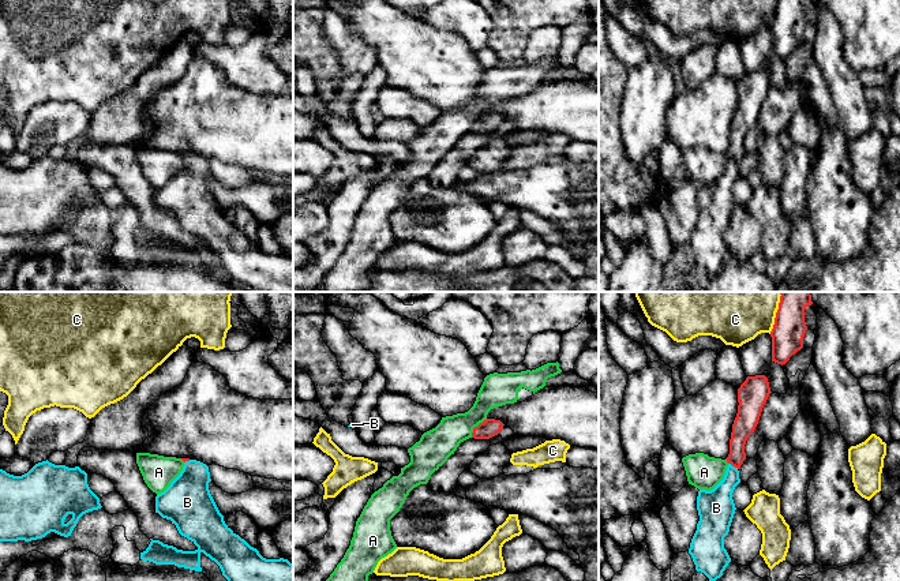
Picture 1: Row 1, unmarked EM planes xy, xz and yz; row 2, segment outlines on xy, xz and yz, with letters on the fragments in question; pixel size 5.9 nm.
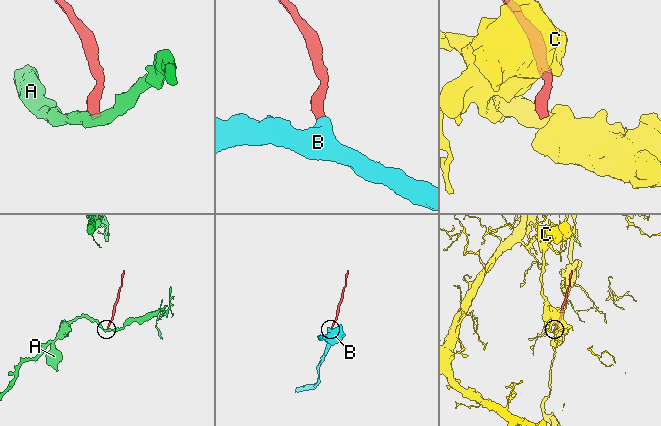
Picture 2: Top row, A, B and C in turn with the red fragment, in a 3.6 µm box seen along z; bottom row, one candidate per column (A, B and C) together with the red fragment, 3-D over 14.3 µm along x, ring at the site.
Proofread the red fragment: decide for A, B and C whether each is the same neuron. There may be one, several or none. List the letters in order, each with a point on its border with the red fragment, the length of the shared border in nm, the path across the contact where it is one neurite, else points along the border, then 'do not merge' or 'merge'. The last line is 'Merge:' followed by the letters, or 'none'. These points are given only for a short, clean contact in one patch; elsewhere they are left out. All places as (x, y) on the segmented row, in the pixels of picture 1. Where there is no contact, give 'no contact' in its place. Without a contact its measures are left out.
A: contact xz (477, 426); length 150 nm; border xz (487, 419), (473, 428), (471, 437); do not merge
B: contact yz (734, 465); length 70 nm; way yz (743, 426), (737, 442), (734, 465), (731, 480), (717, 503); merge
C: contact yz (776, 313); length 260 nm; do not merge
Merge: B

